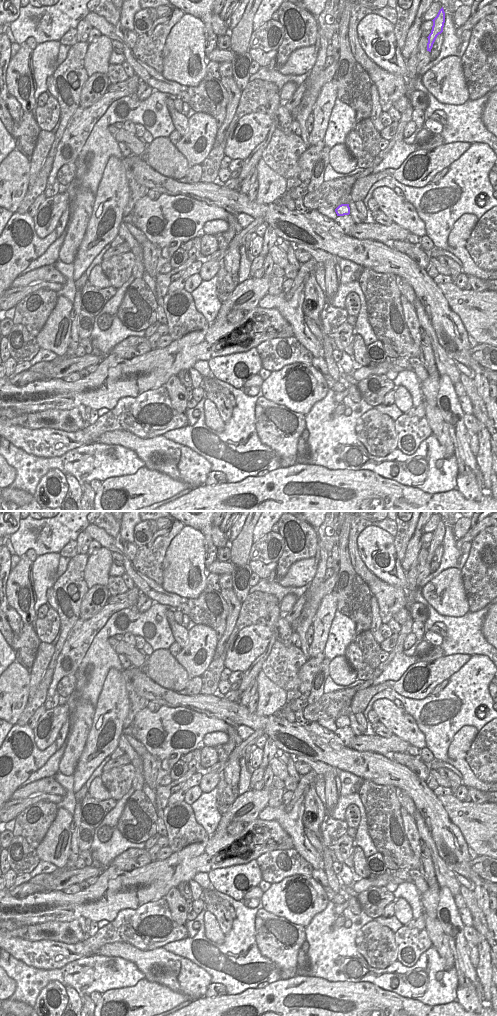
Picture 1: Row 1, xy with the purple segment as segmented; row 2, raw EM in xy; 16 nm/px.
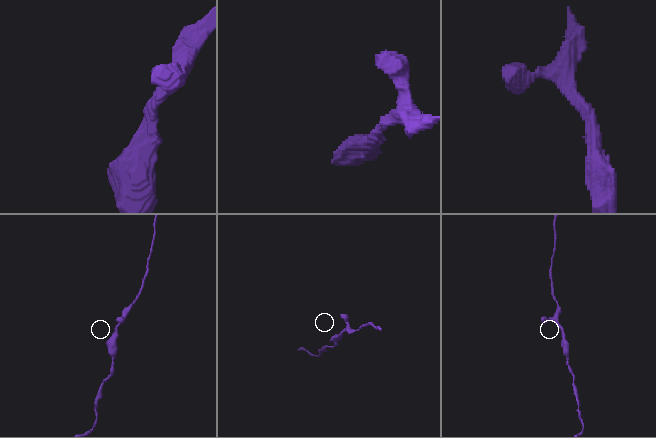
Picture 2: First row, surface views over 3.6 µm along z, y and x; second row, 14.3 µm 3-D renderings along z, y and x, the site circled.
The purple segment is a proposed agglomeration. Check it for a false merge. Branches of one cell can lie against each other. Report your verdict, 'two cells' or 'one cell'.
one cell

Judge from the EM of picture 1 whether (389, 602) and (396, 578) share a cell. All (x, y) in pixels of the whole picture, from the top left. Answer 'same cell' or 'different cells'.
different cells

